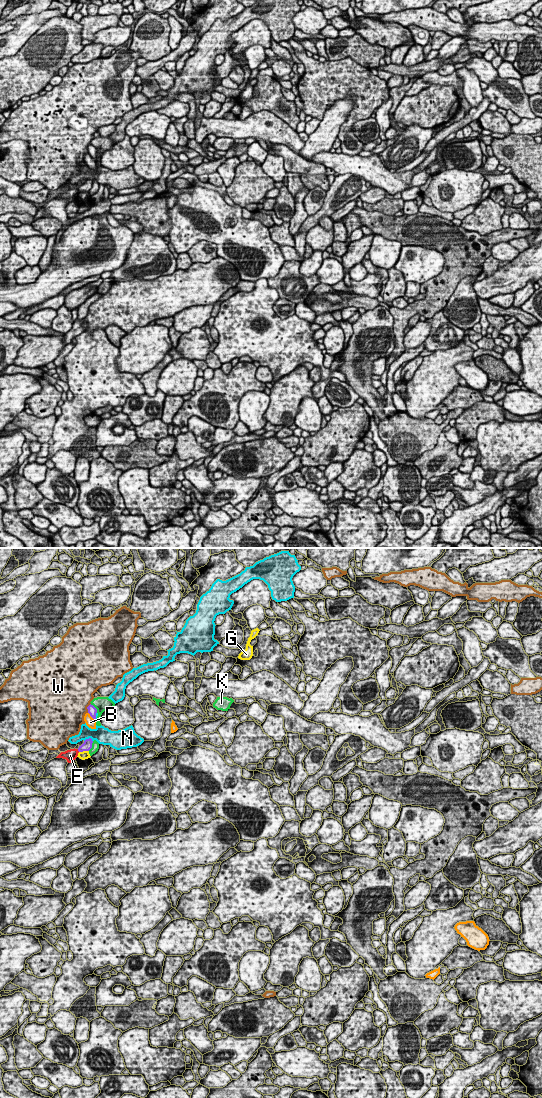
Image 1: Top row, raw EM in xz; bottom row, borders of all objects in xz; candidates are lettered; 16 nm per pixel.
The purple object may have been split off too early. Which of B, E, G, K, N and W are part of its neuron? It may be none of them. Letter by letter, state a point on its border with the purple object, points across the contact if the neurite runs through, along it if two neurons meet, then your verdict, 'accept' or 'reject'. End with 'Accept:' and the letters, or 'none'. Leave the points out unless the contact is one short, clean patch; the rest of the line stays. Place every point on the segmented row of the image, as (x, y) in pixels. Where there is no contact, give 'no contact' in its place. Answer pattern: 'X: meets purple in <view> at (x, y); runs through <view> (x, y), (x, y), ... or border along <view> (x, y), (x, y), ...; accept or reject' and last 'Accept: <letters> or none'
B: meets purple in xz at (91, 716); reject
E: meets purple in xz at (78, 750); border along xz (77, 749), (79, 751); reject
G: meets purple in xz at (83, 750); border along xz (88, 750), (79, 752); reject
K: meets purple in xz at (95, 708); reject
N: meets purple in xz at (89, 738); reject
W: meets purple in xz at (87, 708); reject
Accept: none

